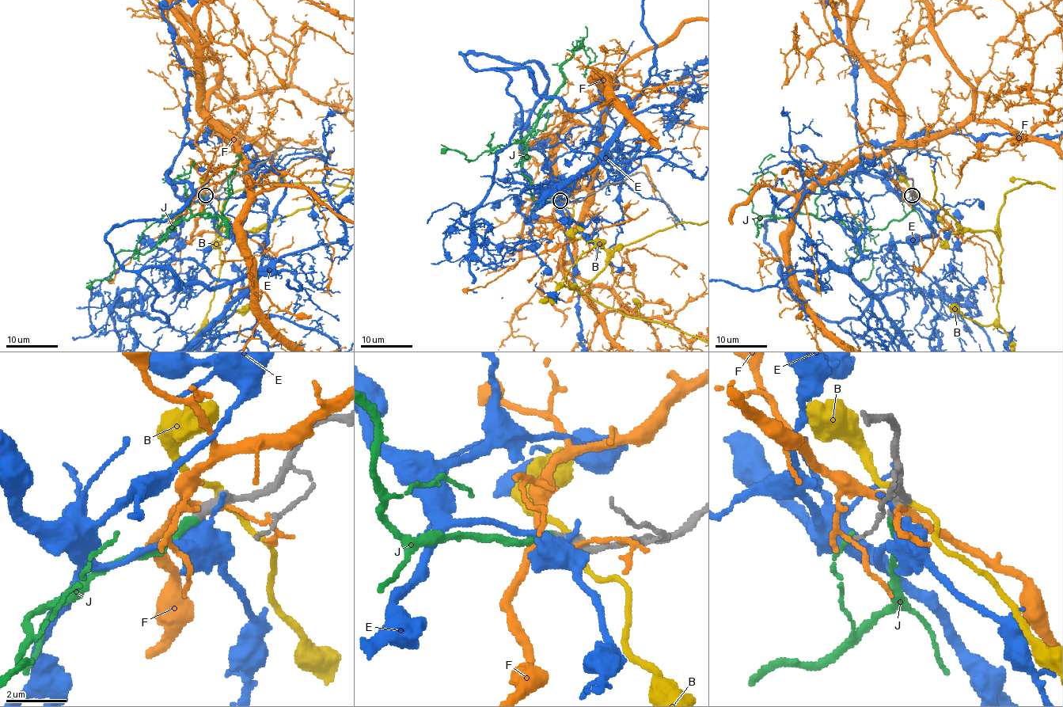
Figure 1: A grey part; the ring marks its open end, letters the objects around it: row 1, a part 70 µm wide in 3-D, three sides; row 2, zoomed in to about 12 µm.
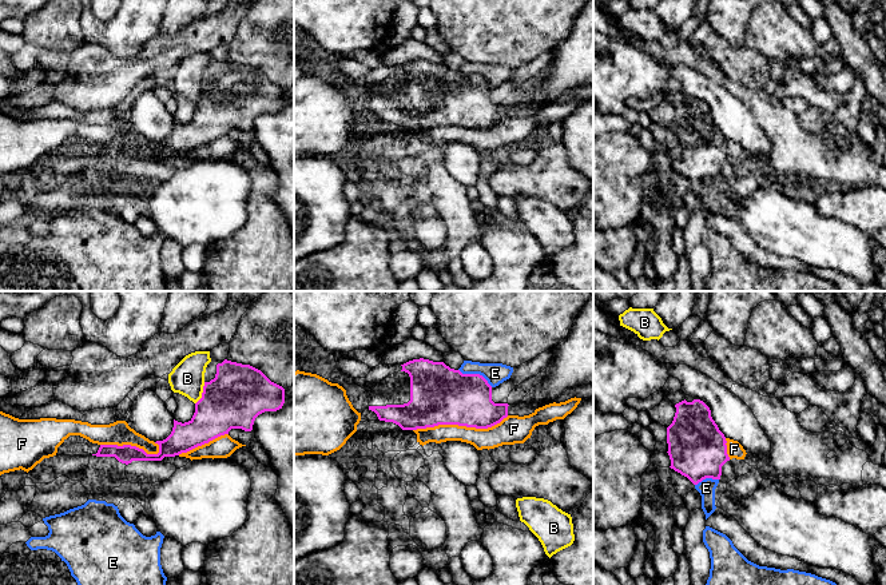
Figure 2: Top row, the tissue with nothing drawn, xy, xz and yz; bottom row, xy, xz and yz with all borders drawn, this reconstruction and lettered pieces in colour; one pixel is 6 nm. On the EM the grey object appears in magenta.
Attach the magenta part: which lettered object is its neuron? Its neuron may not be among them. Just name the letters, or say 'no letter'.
J

